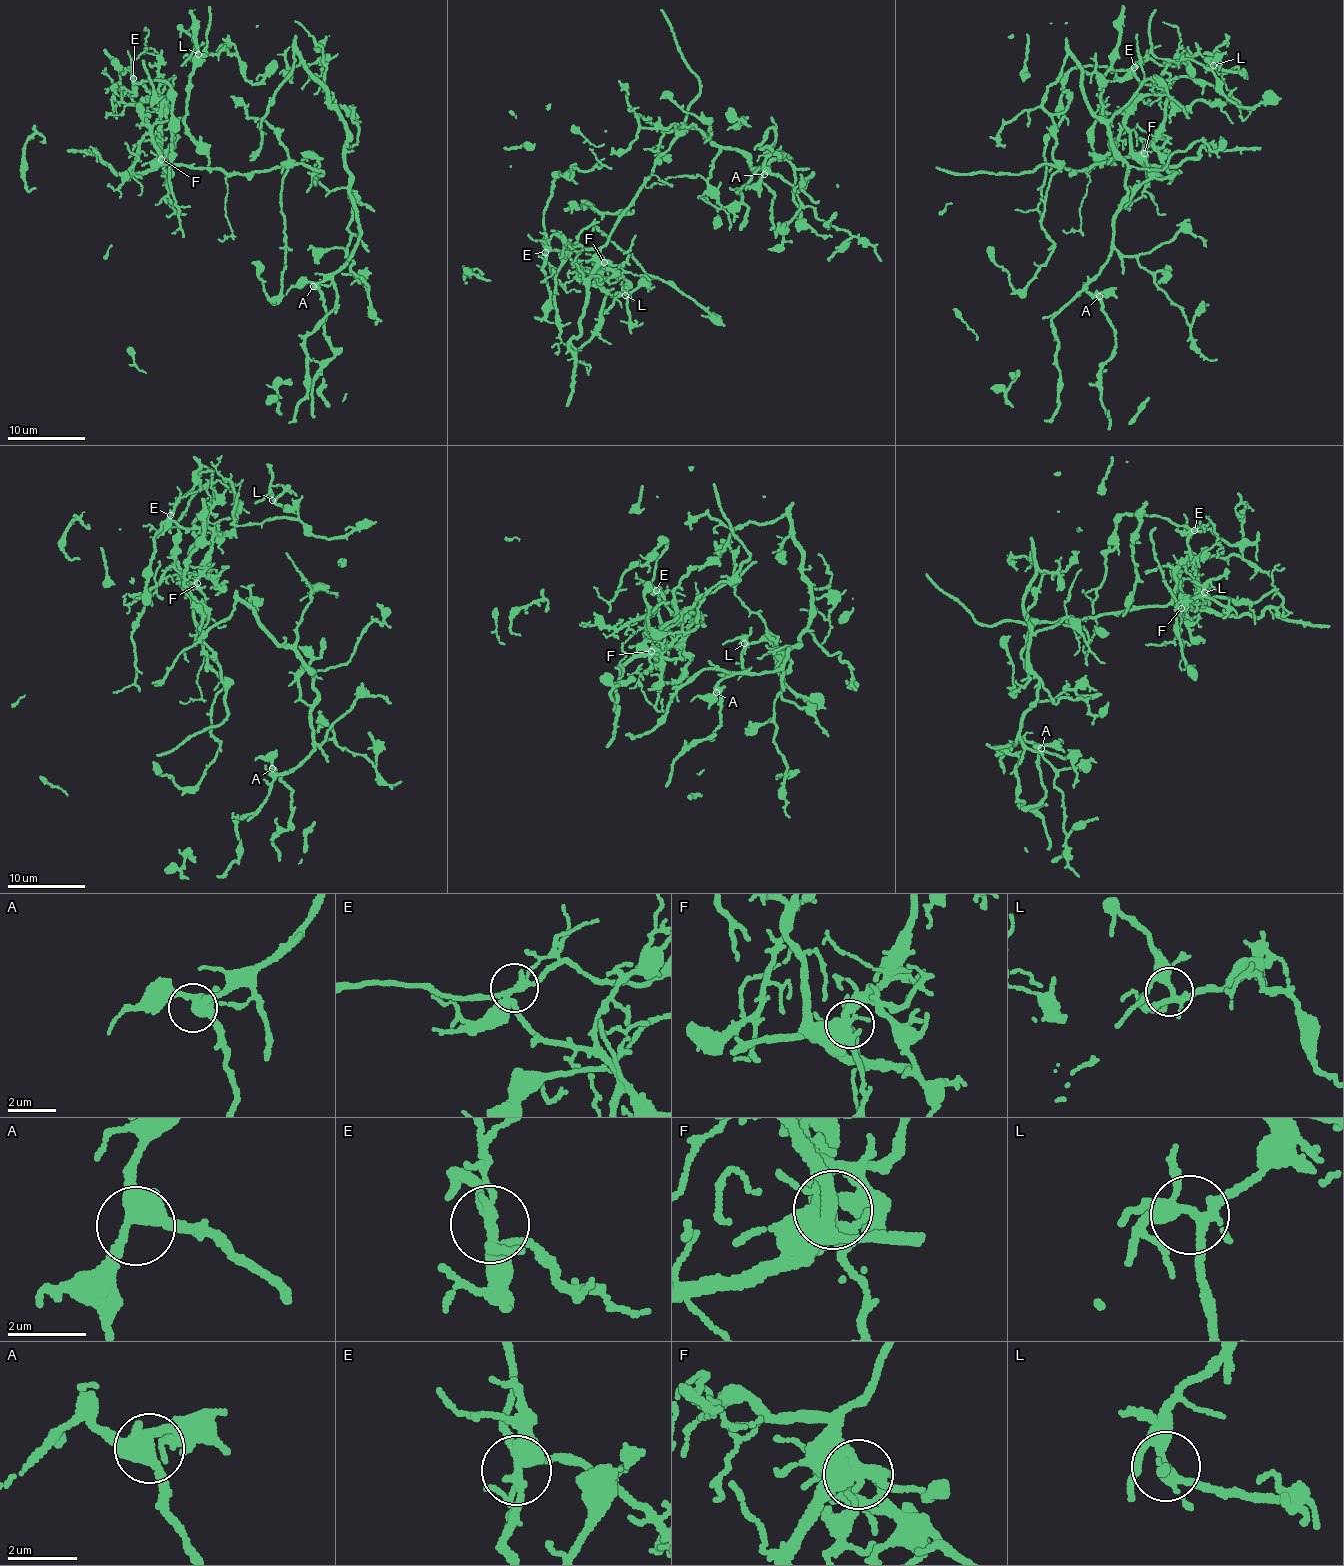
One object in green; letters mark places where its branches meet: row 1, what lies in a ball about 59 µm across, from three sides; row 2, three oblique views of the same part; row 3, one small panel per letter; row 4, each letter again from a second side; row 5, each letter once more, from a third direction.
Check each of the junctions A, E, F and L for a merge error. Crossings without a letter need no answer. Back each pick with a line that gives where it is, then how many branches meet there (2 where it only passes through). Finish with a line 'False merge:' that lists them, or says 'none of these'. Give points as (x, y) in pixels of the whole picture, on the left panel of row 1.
E: place (133, 78); branches 5
False merge: E

